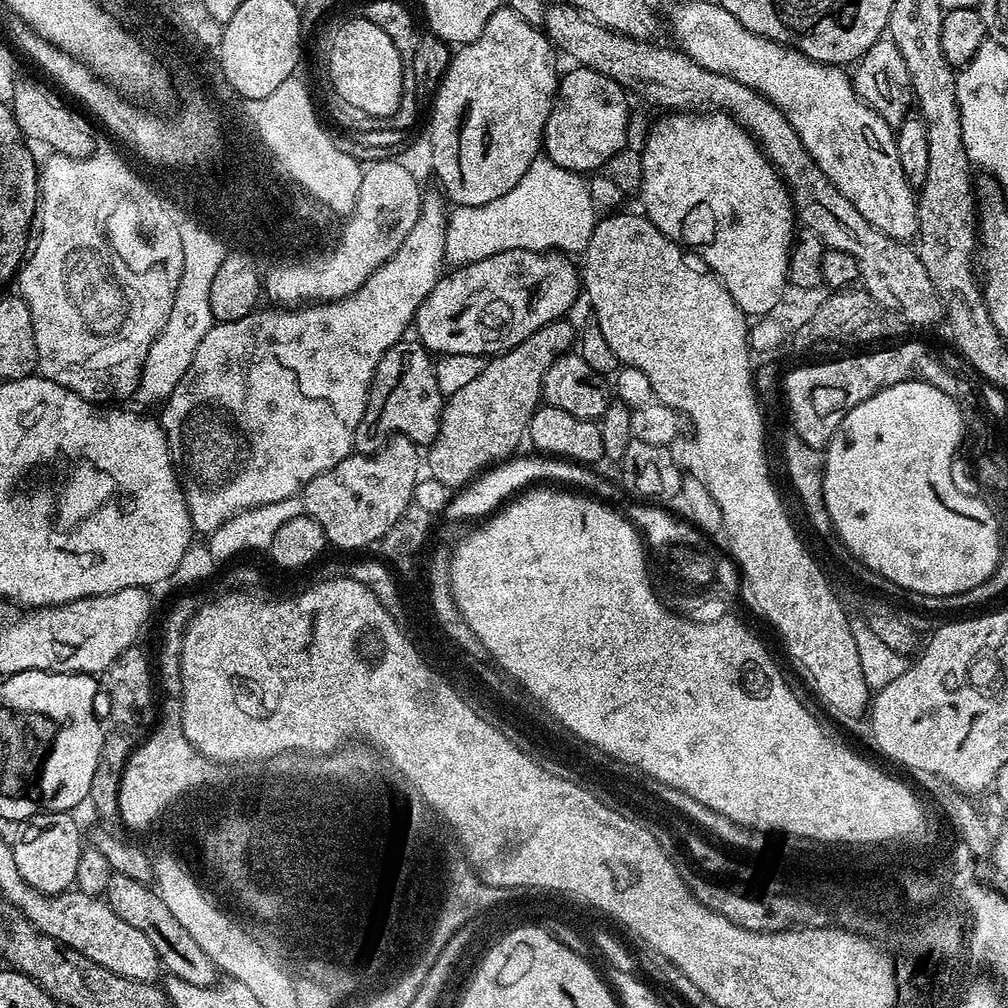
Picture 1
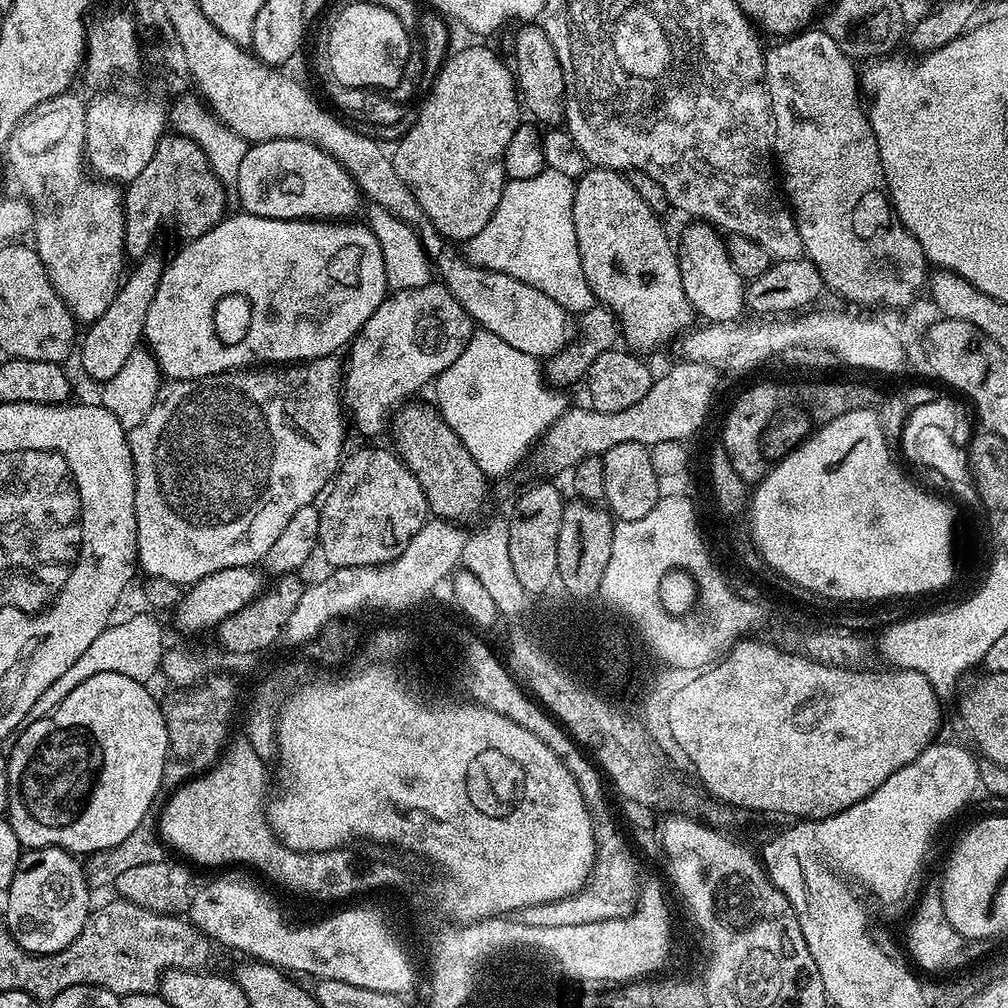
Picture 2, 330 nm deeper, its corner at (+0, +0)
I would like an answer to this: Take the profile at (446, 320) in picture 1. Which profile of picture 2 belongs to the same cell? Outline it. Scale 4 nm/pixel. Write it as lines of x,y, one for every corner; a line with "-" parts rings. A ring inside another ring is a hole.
433,282
415,288
392,292
370,314
370,318
361,326
360,333
350,345
352,357
346,360
346,367
342,372
342,399
347,415
356,423
356,428
364,436
376,436
380,431
389,427
394,413
415,394
419,388
433,383
442,373
462,354
462,350
470,342
474,331
474,321
458,302
449,288
443,283

